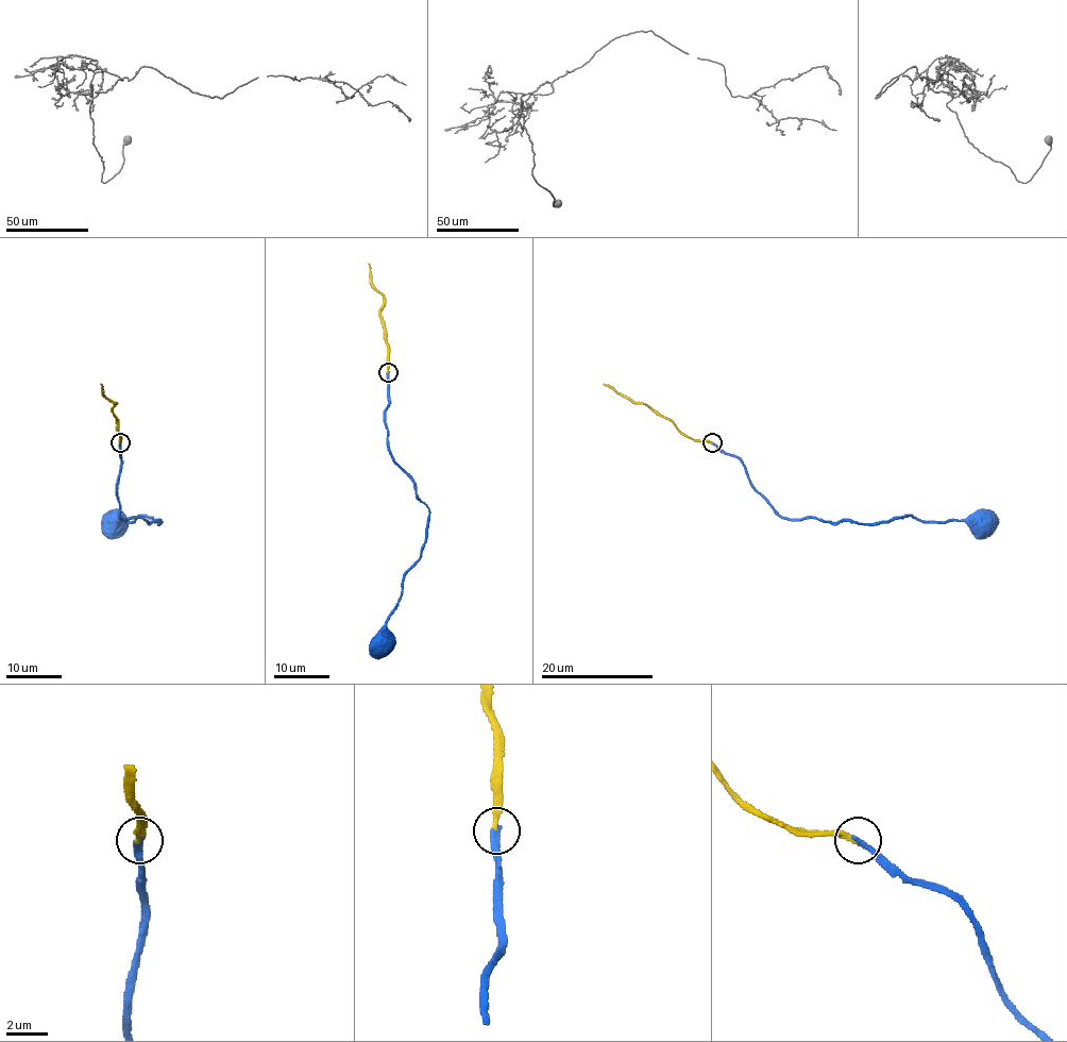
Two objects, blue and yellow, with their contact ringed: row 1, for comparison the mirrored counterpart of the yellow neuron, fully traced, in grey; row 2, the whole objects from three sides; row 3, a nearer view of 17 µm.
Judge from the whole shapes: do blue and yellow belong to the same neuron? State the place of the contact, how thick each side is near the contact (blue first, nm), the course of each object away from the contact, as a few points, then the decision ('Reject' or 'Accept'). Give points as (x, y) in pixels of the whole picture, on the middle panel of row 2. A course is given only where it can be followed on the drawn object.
Place: (388, 372). Thickness 320 nm (blue) against 240 nm. Course of blue: (388, 372), (392, 460), (428, 509), (422, 557), (405, 575), (387, 623), (392, 646), (384, 650). Course of yellow: (388, 372), (383, 302), (371, 281), (369, 263). Accept

